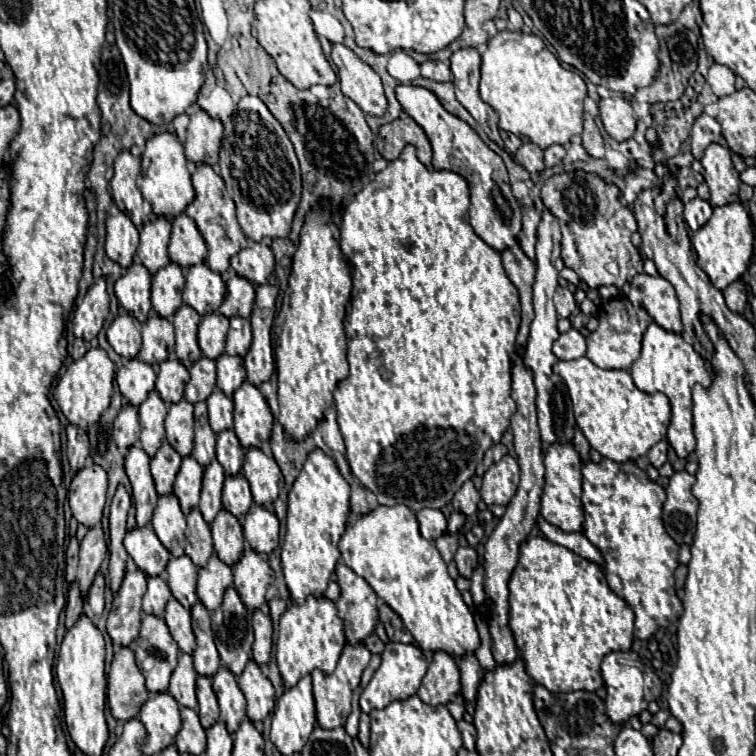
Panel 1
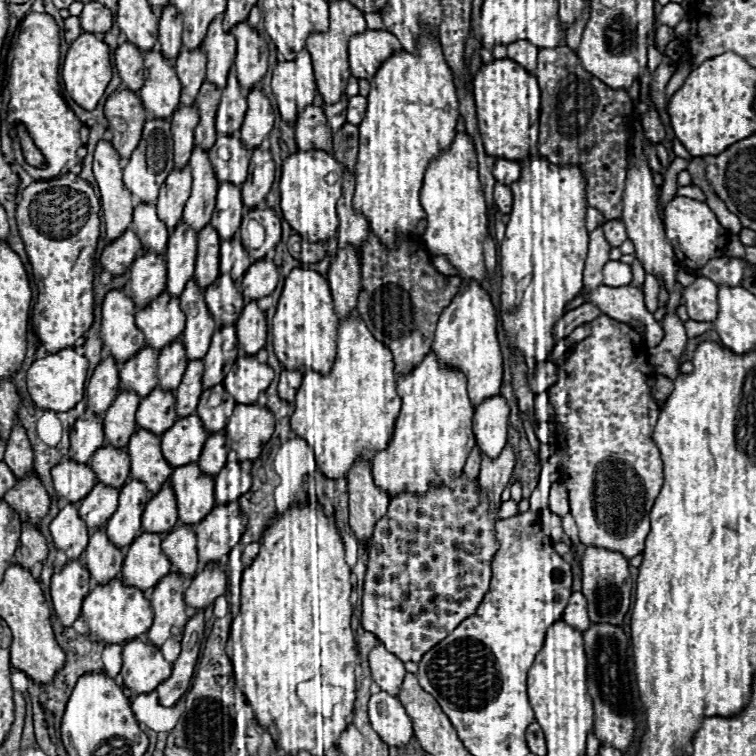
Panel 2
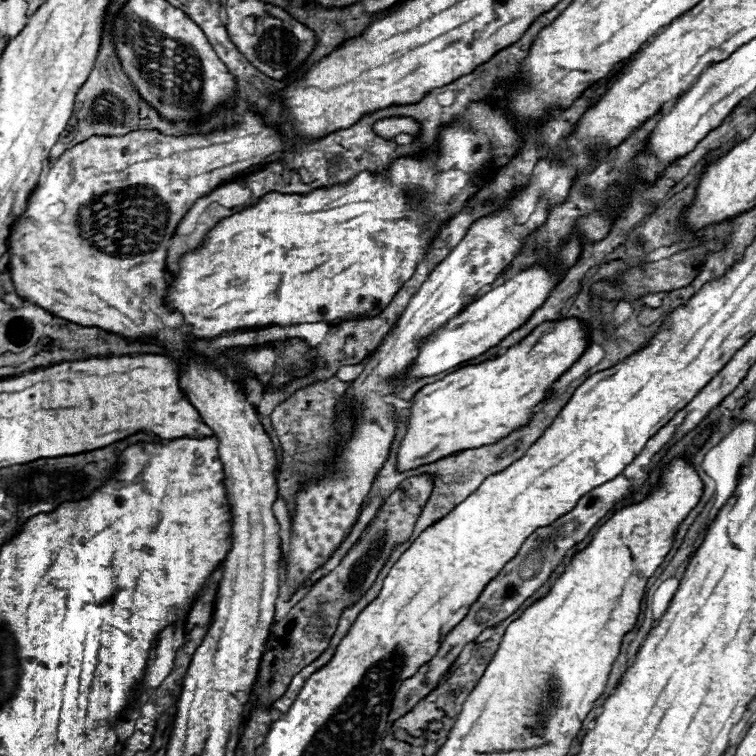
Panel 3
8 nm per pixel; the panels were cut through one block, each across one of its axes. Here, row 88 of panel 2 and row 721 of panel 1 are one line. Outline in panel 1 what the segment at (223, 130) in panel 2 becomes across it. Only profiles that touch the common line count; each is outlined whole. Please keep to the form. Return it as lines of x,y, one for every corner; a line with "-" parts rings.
220,668
212,678
212,688
220,704
220,718
226,724
228,732
234,734
246,716
246,698
238,688
234,674
228,668

